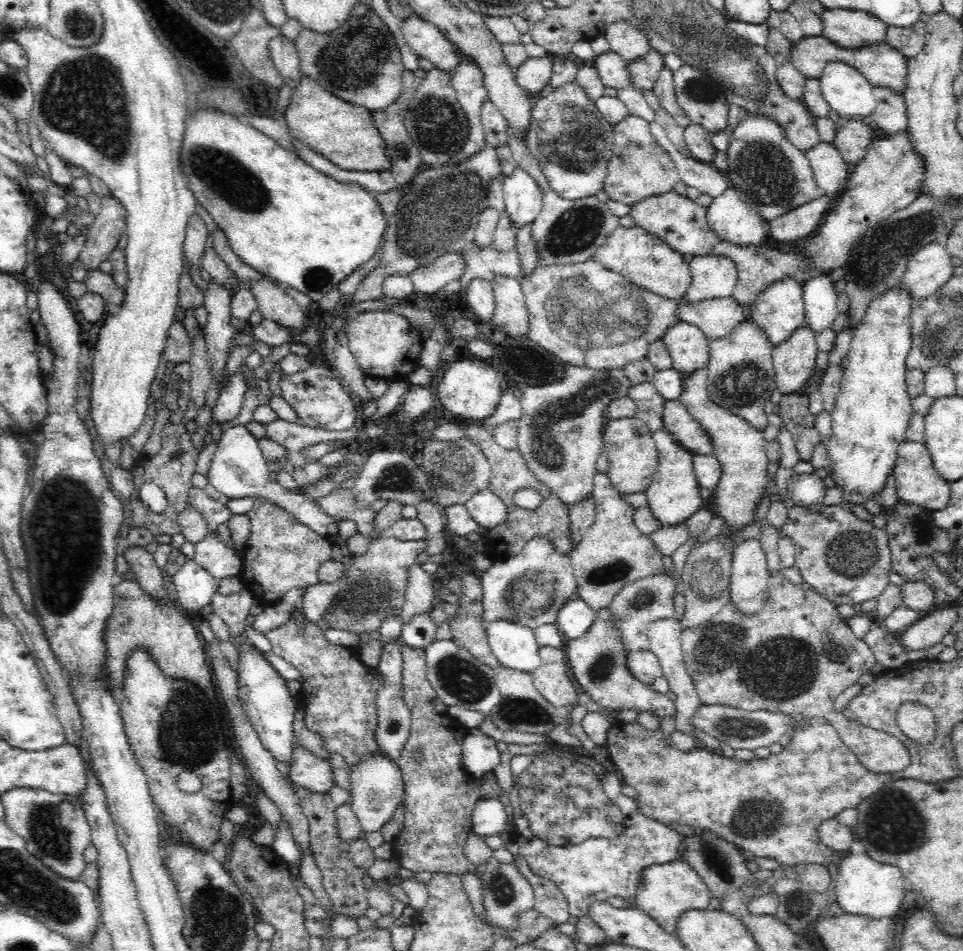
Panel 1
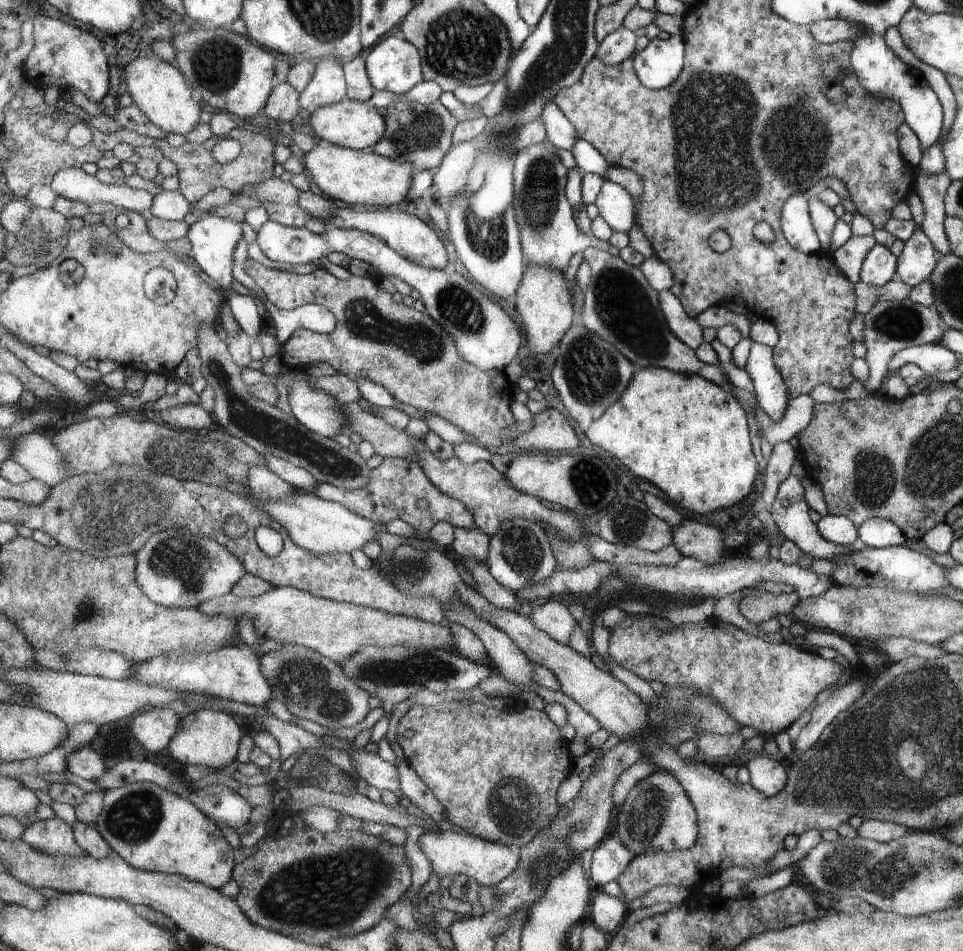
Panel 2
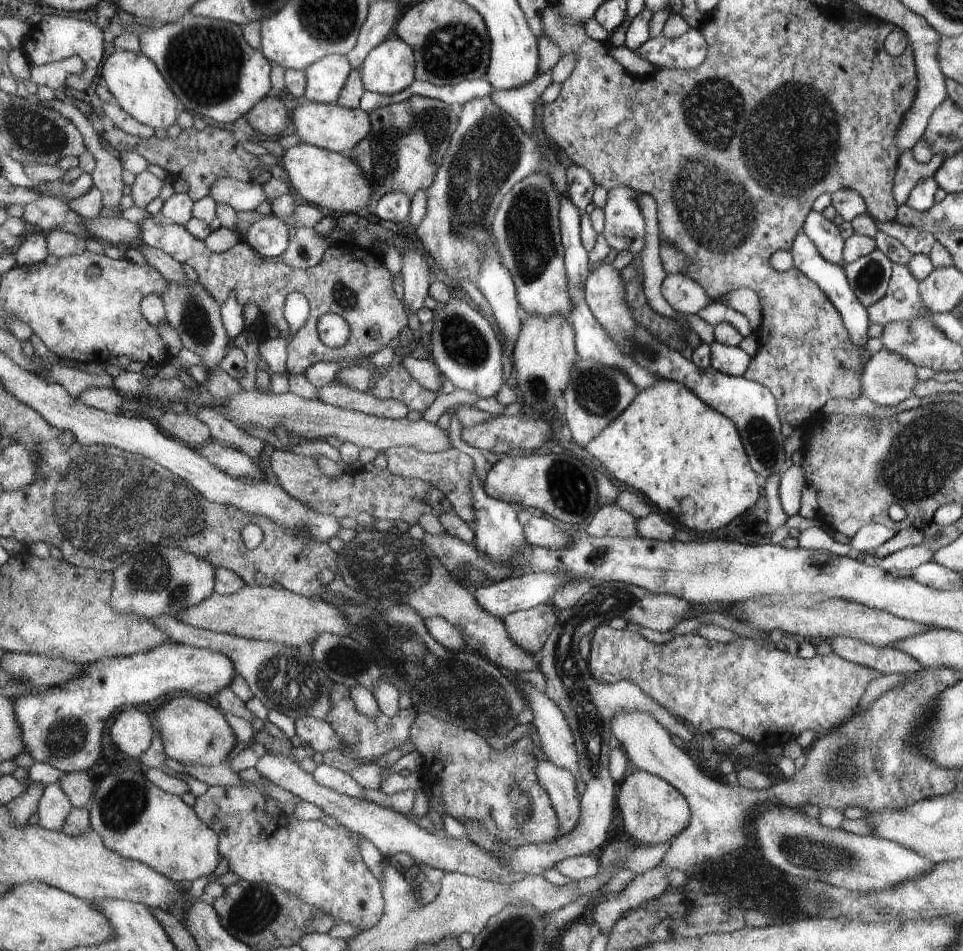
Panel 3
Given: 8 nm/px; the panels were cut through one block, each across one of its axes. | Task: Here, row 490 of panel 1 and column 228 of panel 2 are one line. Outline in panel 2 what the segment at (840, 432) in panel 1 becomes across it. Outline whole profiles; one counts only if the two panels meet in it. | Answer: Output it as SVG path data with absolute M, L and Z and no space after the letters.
M152 782L129 783L116 789L106 789L104 807L95 827L129 866L142 871L181 875L218 890L232 876L231 868L235 868L231 846L225 842L219 828L209 822L202 812L195 810L195 805L189 804L185 797L163 790Z

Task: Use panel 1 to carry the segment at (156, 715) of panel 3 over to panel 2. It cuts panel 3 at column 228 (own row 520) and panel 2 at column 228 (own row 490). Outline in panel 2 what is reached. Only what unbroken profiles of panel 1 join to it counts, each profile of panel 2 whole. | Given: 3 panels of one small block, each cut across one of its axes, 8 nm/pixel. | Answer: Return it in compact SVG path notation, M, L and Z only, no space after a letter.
M213 708L195 709L194 711L182 714L179 726L172 740L168 742L167 752L173 760L187 764L201 764L201 766L219 769L227 766L235 760L237 742L241 738L241 728L233 718L227 716L227 712L213 712Z

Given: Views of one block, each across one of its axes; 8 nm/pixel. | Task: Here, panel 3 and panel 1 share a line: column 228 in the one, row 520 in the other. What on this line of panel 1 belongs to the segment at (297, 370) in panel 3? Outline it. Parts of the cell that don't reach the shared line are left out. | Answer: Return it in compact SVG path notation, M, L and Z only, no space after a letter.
M257 497L255 504L244 513L250 521L250 536L242 553L241 578L246 590L264 605L280 602L285 592L298 586L320 583L318 570L324 562L333 560L330 536L322 536L298 522L284 508L268 498Z

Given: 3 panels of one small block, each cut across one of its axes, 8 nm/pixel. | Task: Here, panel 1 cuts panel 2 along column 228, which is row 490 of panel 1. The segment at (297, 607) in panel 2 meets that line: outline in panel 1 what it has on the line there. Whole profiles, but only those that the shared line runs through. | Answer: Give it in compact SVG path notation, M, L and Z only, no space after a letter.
M596 473L592 493L595 520L568 555L578 586L577 598L585 600L587 606L598 612L609 606L622 587L658 574L665 567L662 551L636 526L635 508L624 501L623 495L612 486L606 474Z

